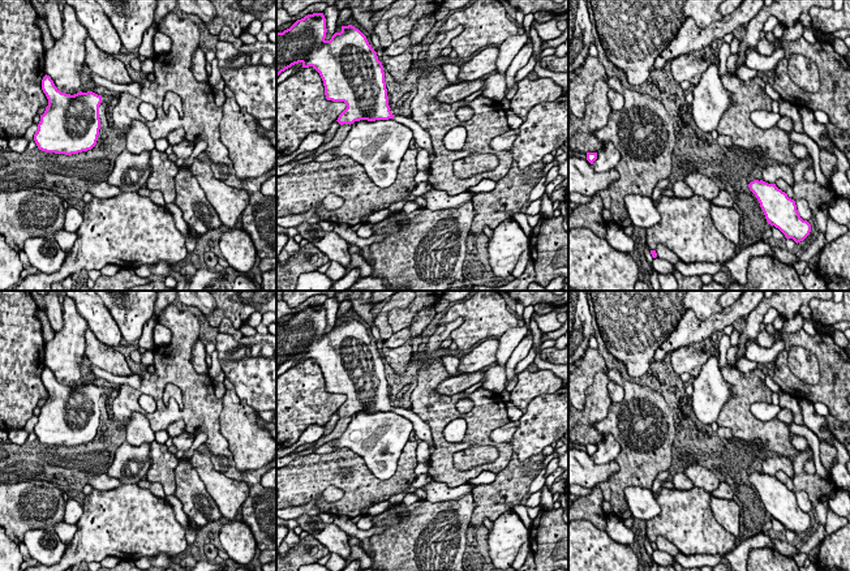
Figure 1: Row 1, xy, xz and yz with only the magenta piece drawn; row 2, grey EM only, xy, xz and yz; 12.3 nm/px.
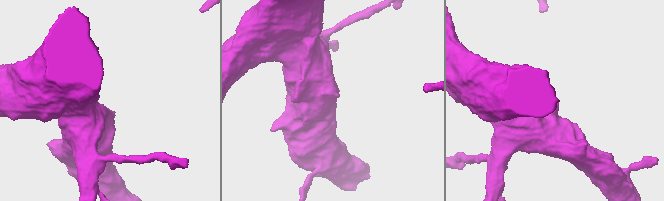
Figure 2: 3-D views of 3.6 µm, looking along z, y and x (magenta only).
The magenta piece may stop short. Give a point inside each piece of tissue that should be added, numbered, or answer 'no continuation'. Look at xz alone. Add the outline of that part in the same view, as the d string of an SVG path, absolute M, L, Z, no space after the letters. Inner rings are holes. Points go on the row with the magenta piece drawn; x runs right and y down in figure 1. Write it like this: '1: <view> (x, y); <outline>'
1: xz (423, 138); M394 116L391 120L400 123L408 126L413 132L413 138L416 139L416 145L424 150L428 150L430 154L430 164L434 160L434 149L432 143L432 137L428 132L425 132L416 121L412 120L411 116Z

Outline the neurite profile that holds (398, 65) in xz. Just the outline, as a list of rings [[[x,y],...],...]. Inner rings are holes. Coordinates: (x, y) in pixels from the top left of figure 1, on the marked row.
[[[409,51],[394,56],[383,53],[382,65],[394,77],[394,81],[403,82],[405,81],[412,65],[412,55]]]

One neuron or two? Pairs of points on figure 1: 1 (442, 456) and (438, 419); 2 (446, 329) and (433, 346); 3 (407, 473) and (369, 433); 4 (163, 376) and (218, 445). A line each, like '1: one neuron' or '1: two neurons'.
1: one neuron
2: one neuron
3: two neurons
4: one neuron

